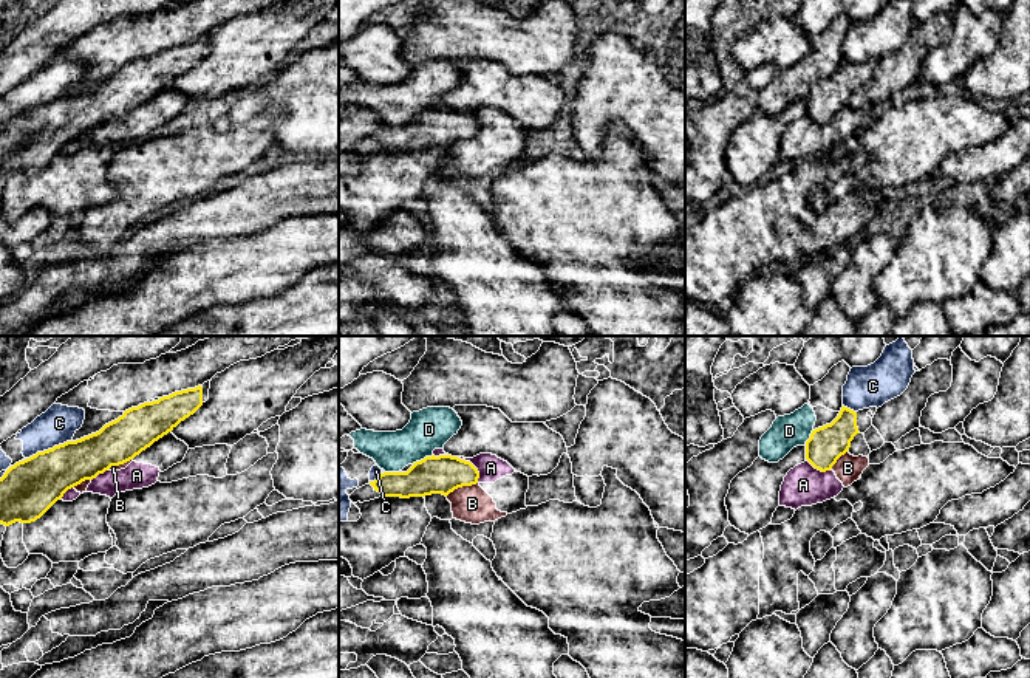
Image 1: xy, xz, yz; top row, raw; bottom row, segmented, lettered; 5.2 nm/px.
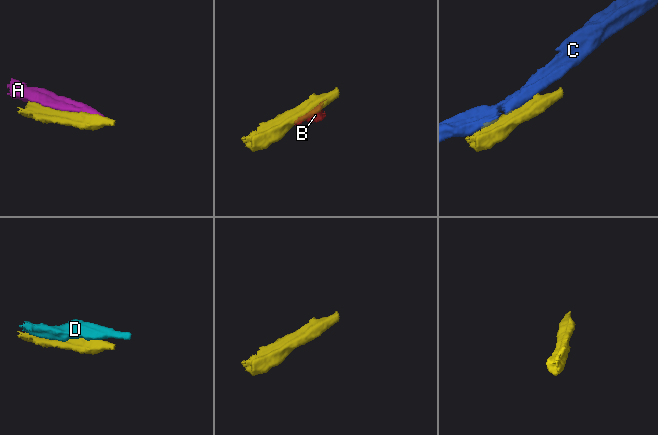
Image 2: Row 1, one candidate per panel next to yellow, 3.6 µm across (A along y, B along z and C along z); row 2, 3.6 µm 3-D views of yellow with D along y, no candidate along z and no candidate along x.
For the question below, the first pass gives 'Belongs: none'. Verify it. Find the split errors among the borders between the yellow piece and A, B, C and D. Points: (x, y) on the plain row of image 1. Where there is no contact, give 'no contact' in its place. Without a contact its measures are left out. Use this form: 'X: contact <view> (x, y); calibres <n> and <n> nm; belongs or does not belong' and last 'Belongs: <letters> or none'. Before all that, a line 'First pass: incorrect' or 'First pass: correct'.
First pass: correct
A: contact xz (474, 119); calibres 200 and 140 nm; does not belong
B: contact xz (461, 140); calibres 200 and 190 nm; does not belong
C: contact xy (48, 102); calibres 300 and 190 nm; does not belong
D: contact xz (421, 113); calibres 200 and 220 nm; does not belong
Belongs: none

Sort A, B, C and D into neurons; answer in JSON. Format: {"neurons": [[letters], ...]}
{"neurons": [["A", "B"], ["C"], ["D"]]}

